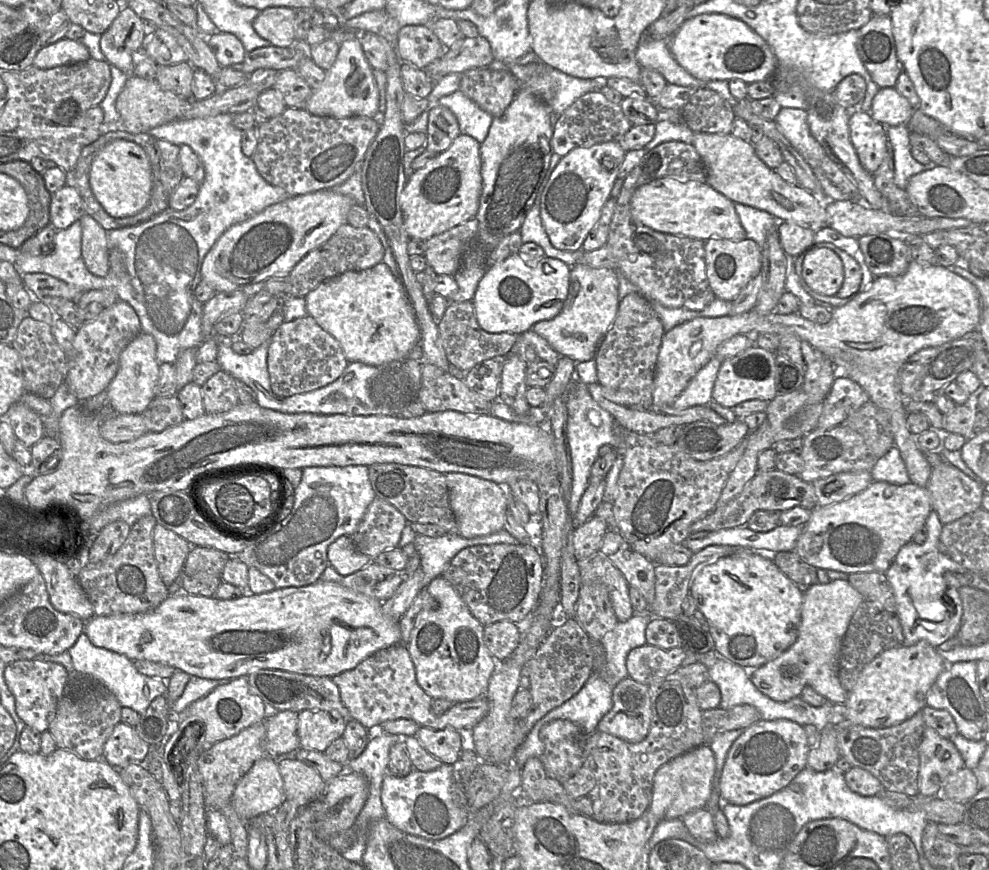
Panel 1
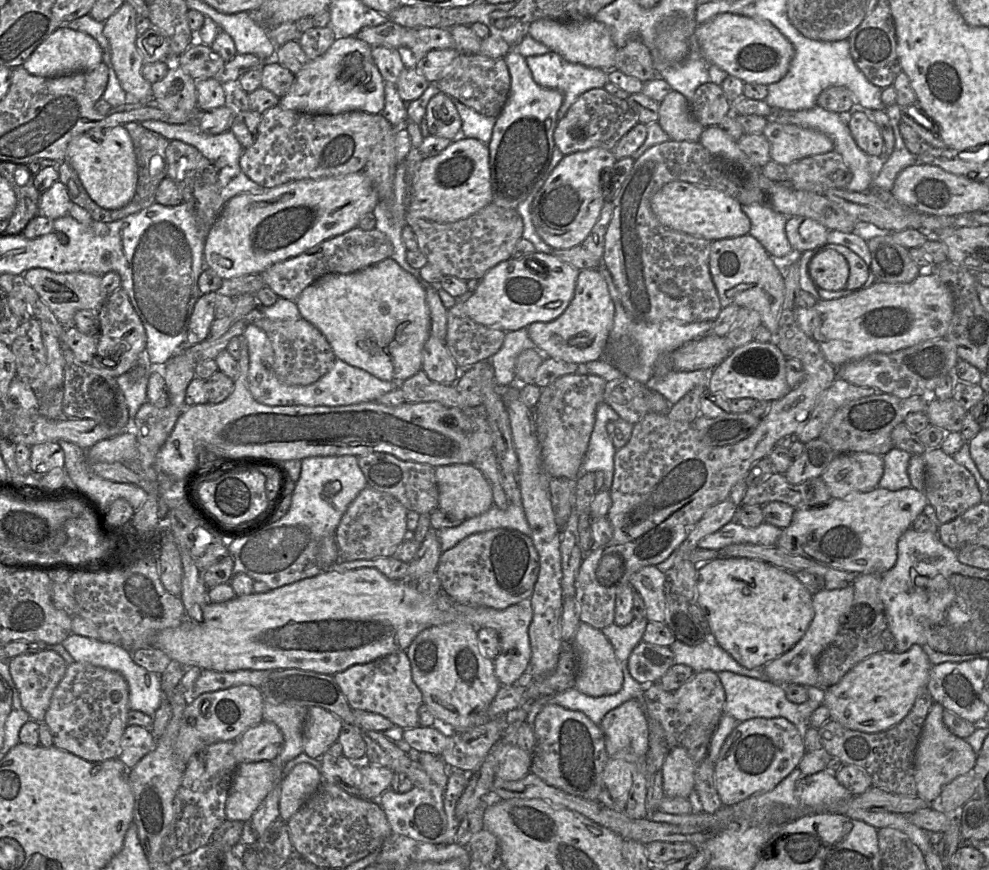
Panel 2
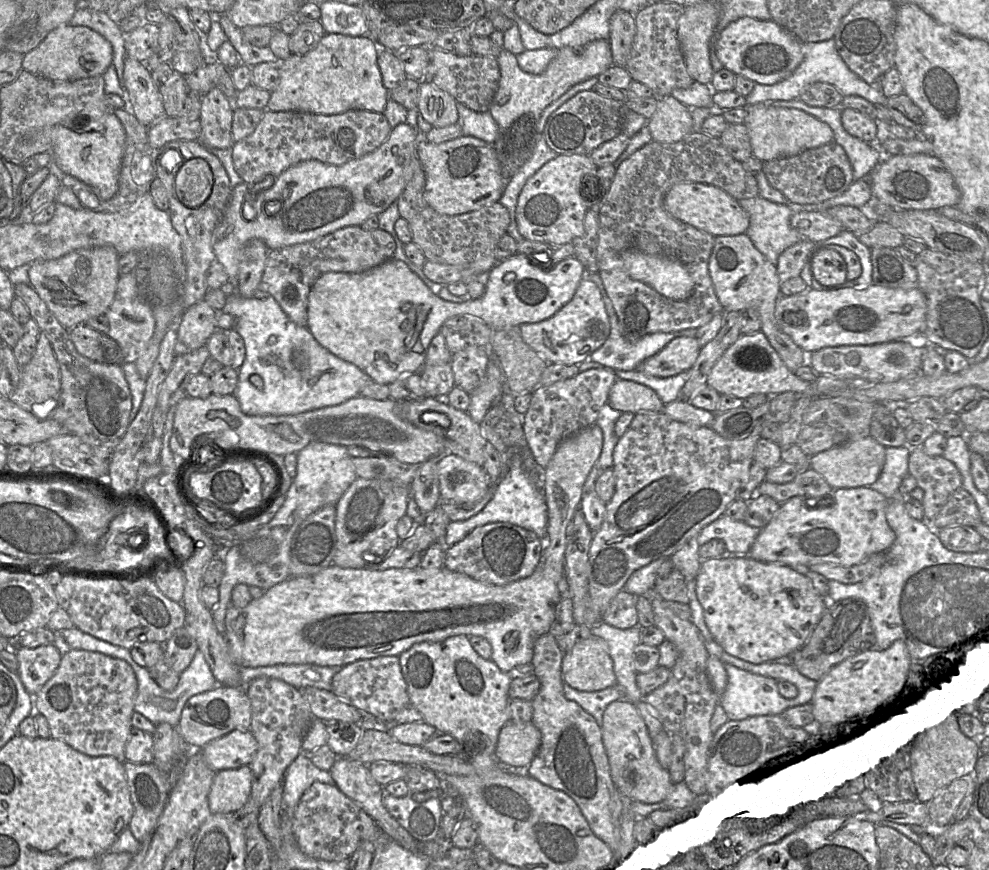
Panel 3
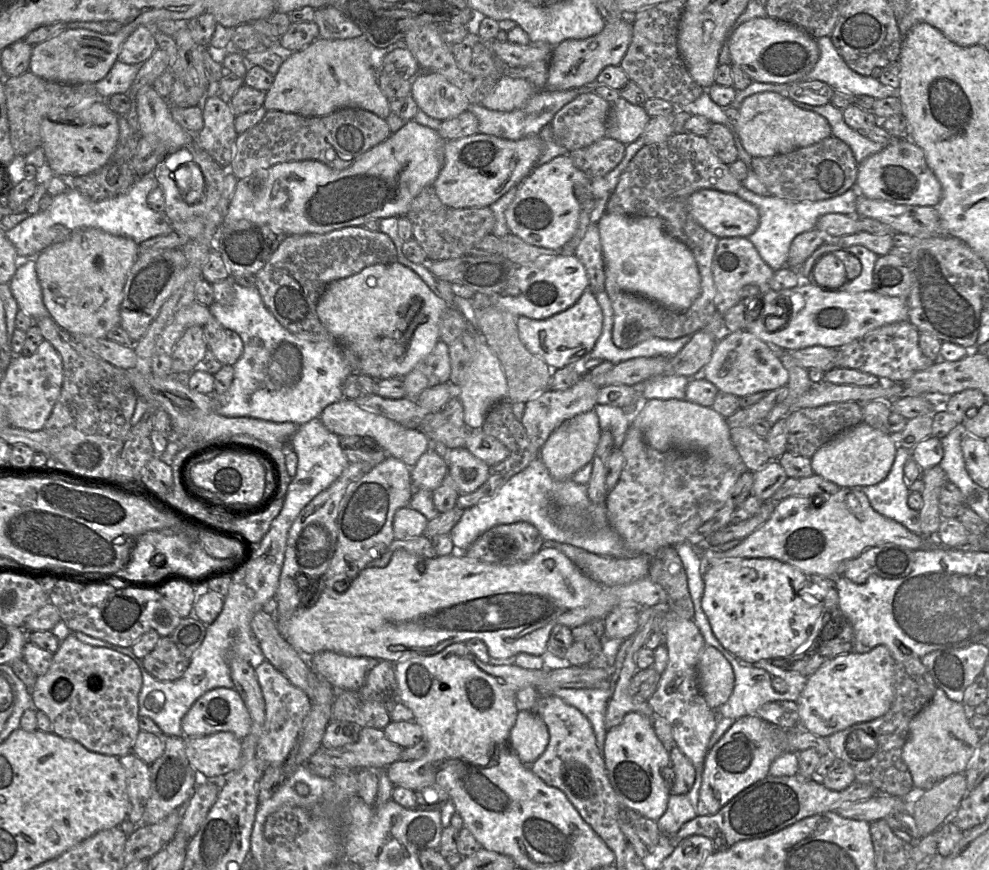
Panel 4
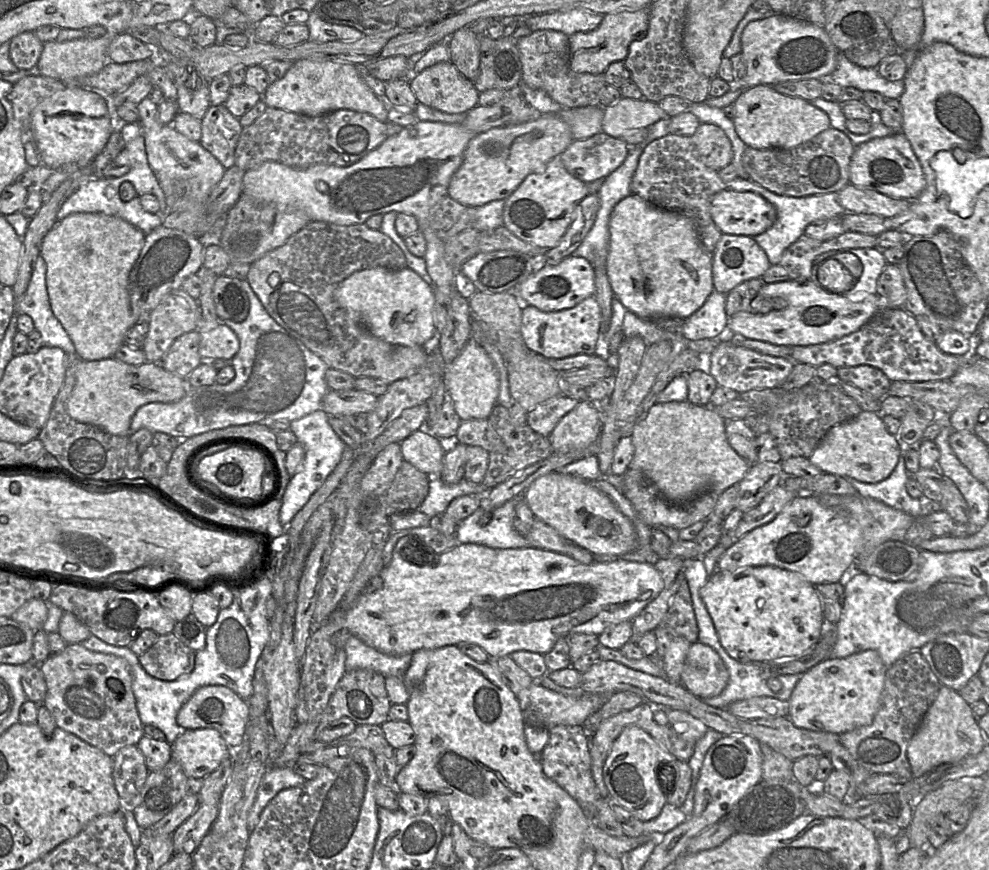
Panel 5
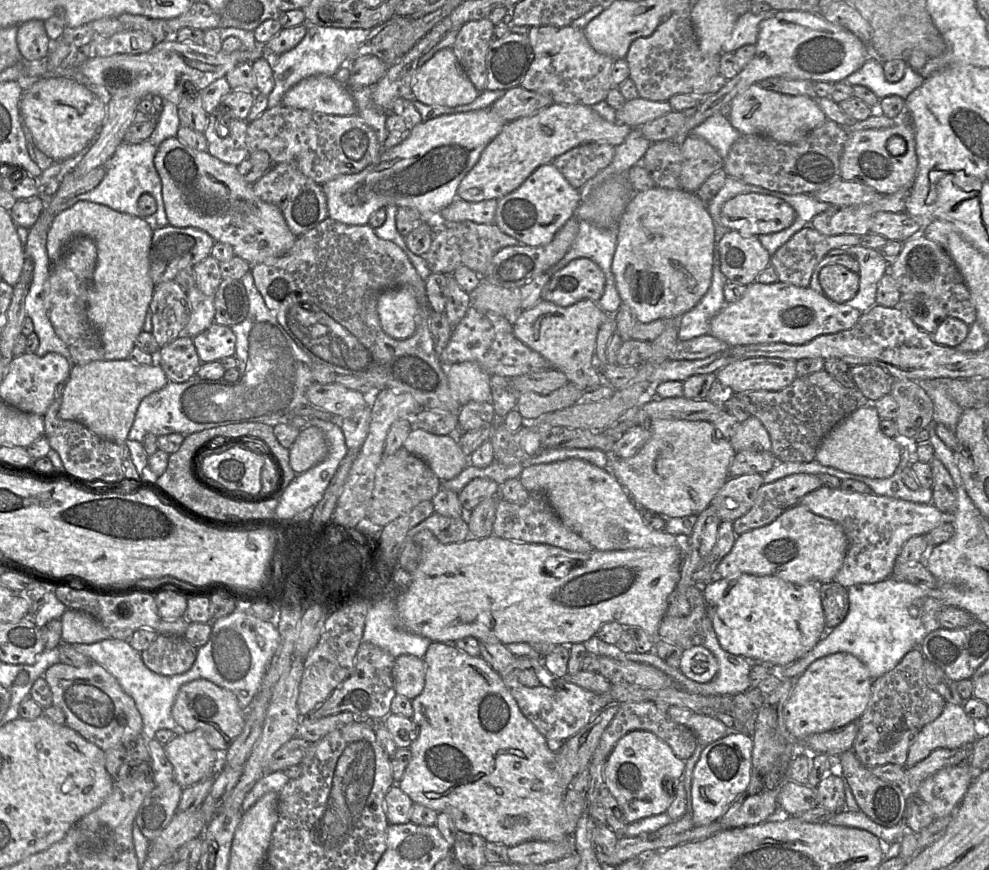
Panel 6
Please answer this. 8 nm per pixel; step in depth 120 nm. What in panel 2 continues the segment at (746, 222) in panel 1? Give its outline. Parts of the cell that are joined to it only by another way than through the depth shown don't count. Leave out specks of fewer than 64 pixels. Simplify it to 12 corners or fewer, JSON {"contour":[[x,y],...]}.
{"contour":[[746,204],[749,235],[772,257],[792,247],[786,215],[764,204]]}

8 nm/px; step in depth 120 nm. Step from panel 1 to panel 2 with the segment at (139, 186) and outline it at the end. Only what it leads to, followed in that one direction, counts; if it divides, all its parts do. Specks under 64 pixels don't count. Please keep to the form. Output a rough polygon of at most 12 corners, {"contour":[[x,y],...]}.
{"contour":[[125,125],[74,137],[66,161],[100,207],[134,197],[138,165]]}

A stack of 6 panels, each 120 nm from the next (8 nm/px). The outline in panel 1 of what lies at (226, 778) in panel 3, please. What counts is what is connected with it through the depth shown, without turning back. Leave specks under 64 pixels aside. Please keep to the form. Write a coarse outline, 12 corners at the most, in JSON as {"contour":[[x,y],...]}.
{"contour":[[278,760],[256,761],[237,783],[232,807],[244,821],[285,800]]}

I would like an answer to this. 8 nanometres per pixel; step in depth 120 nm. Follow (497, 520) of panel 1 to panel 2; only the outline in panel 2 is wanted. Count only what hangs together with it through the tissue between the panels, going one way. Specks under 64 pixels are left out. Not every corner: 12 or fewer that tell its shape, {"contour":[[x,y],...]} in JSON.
{"contour":[[473,464],[435,467],[439,507],[460,520],[494,505]]}

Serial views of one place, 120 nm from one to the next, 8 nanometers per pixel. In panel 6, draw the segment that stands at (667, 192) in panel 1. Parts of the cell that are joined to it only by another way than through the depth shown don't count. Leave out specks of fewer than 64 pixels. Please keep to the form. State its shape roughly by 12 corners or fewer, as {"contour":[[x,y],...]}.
{"contour":[[740,193],[720,223],[745,236],[779,232],[795,210],[784,200]]}

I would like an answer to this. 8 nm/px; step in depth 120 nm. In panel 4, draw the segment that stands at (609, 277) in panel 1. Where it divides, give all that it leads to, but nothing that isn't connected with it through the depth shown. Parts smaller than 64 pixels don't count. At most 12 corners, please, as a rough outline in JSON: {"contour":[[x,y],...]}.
{"contour":[[587,289],[544,320],[518,316],[527,350],[553,370],[589,358],[603,314]]}

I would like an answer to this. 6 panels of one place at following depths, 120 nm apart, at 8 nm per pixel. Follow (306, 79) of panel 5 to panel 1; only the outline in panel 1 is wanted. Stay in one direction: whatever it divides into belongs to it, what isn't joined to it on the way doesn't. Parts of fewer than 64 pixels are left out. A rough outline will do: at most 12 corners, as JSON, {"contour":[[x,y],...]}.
{"contour":[[358,38],[340,44],[305,110],[375,118],[379,91]]}

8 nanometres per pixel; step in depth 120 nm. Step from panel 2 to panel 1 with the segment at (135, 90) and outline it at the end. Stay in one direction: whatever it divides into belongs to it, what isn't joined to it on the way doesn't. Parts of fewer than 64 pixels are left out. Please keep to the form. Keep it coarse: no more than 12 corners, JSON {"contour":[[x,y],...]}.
{"contour":[[123,5],[101,35],[105,60],[129,77],[144,41],[142,19]]}

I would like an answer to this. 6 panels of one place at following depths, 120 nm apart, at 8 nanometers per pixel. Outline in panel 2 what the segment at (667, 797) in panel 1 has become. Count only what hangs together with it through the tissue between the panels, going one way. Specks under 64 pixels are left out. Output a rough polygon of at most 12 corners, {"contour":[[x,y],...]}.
{"contour":[[681,745],[662,767],[664,795],[688,798],[697,765]]}

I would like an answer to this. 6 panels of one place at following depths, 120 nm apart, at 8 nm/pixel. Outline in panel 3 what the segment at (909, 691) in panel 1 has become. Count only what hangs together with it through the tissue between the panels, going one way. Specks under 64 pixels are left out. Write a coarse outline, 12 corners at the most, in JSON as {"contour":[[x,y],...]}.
{"contour":[[898,640],[817,682],[813,726],[875,726],[903,703],[911,663]]}

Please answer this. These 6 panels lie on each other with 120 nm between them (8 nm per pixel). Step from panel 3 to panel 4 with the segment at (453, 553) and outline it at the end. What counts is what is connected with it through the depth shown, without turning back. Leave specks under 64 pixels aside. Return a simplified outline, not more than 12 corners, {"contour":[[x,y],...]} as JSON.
{"contour":[[520,521],[485,531],[462,553],[513,565],[543,545]]}

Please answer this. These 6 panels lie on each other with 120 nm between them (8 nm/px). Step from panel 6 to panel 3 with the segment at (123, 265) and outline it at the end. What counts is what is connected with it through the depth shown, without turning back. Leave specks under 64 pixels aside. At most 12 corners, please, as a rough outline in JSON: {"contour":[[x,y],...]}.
{"contour":[[113,247],[36,260],[36,290],[71,330],[110,308],[120,278]]}

